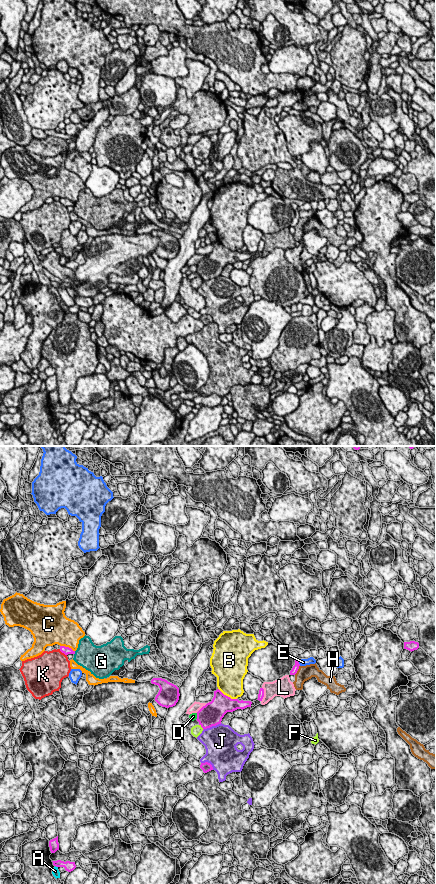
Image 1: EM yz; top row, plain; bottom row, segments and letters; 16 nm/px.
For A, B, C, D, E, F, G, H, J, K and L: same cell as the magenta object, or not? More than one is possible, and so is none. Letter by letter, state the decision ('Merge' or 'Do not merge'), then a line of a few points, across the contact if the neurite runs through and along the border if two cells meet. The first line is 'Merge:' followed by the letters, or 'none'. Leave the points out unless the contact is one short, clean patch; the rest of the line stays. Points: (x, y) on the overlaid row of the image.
Merge: none
A: Do not merge
B: Do not merge
C: Do not merge
D: Do not merge
E: Do not merge
F: Do not merge
G: Do not merge
H: Do not merge
J: Do not merge
K: Do not merge
L: Do not merge

